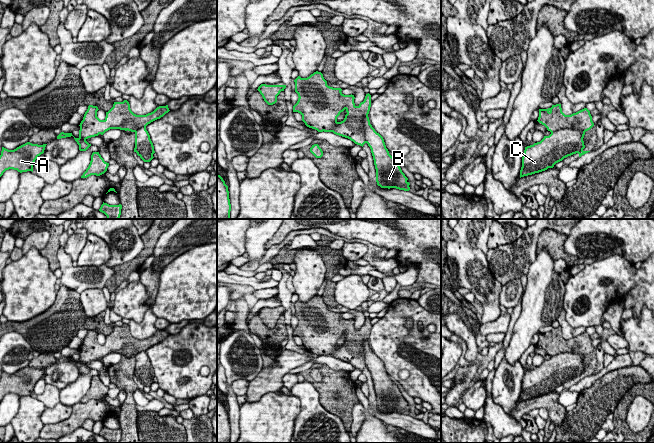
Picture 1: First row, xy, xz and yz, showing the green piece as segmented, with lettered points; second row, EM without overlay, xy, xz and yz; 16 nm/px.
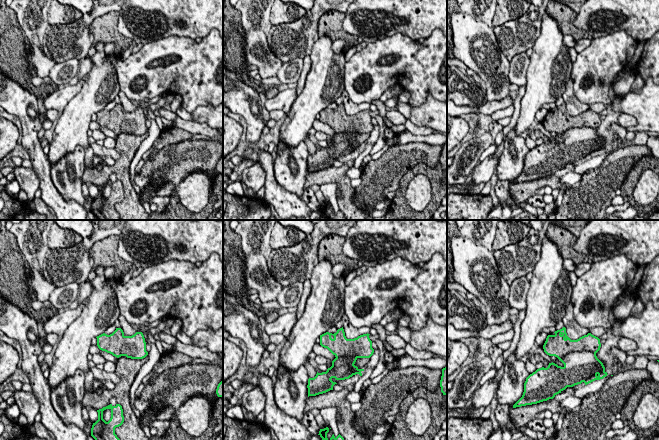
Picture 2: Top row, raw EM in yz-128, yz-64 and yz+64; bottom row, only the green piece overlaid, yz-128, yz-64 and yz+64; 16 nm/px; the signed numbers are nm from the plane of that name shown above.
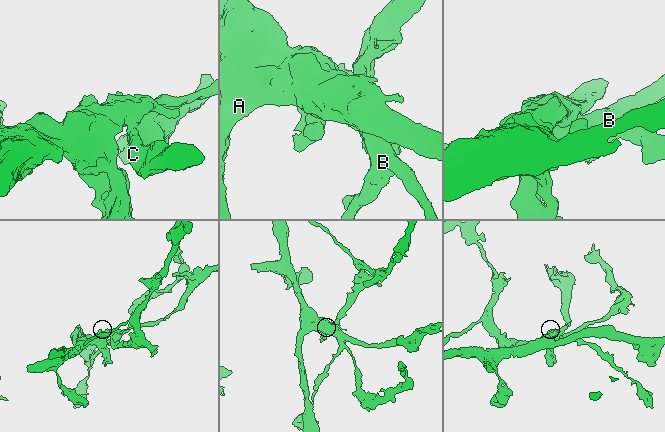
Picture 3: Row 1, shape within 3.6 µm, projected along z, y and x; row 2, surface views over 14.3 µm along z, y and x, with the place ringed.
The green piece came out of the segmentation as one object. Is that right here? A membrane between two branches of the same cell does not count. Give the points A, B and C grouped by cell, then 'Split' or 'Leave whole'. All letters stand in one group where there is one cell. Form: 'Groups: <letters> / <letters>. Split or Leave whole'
Groups: A / B C. Split

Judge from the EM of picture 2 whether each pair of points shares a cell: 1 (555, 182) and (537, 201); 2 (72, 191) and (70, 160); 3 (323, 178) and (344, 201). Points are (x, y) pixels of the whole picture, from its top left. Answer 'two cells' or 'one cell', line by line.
1: two cells
2: one cell
3: one cell

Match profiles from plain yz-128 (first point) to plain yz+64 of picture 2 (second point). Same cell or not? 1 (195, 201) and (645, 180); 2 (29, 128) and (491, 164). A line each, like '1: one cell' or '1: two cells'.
1: one cell
2: two cells

